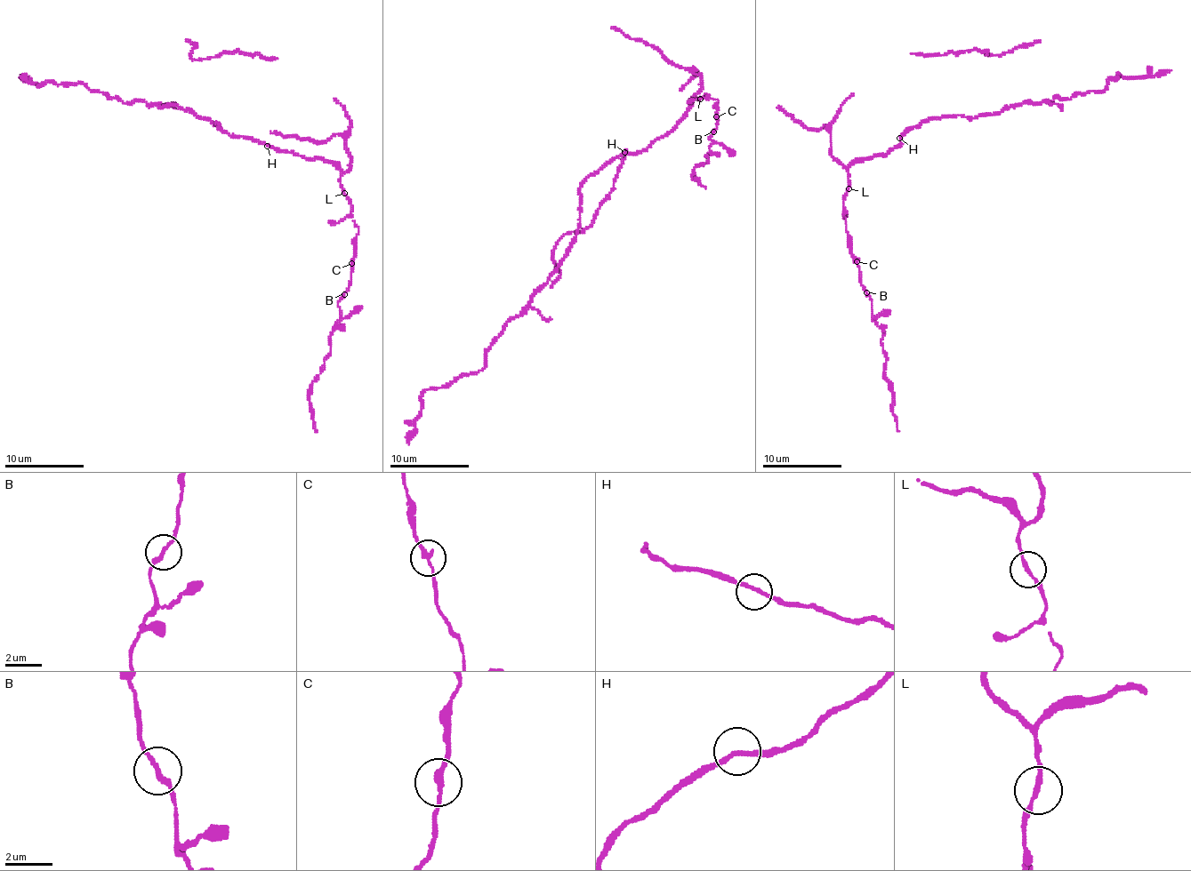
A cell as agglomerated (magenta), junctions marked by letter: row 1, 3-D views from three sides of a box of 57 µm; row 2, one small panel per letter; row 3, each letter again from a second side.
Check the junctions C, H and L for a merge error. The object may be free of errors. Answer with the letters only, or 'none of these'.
none of these

